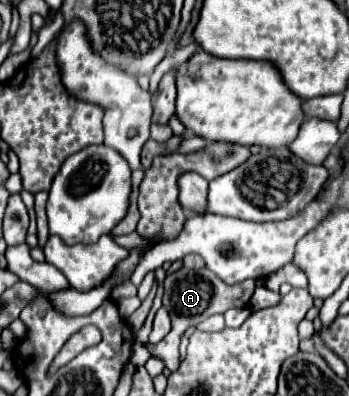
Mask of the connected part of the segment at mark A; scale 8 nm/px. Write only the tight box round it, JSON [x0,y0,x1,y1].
[145,268,255,368]

